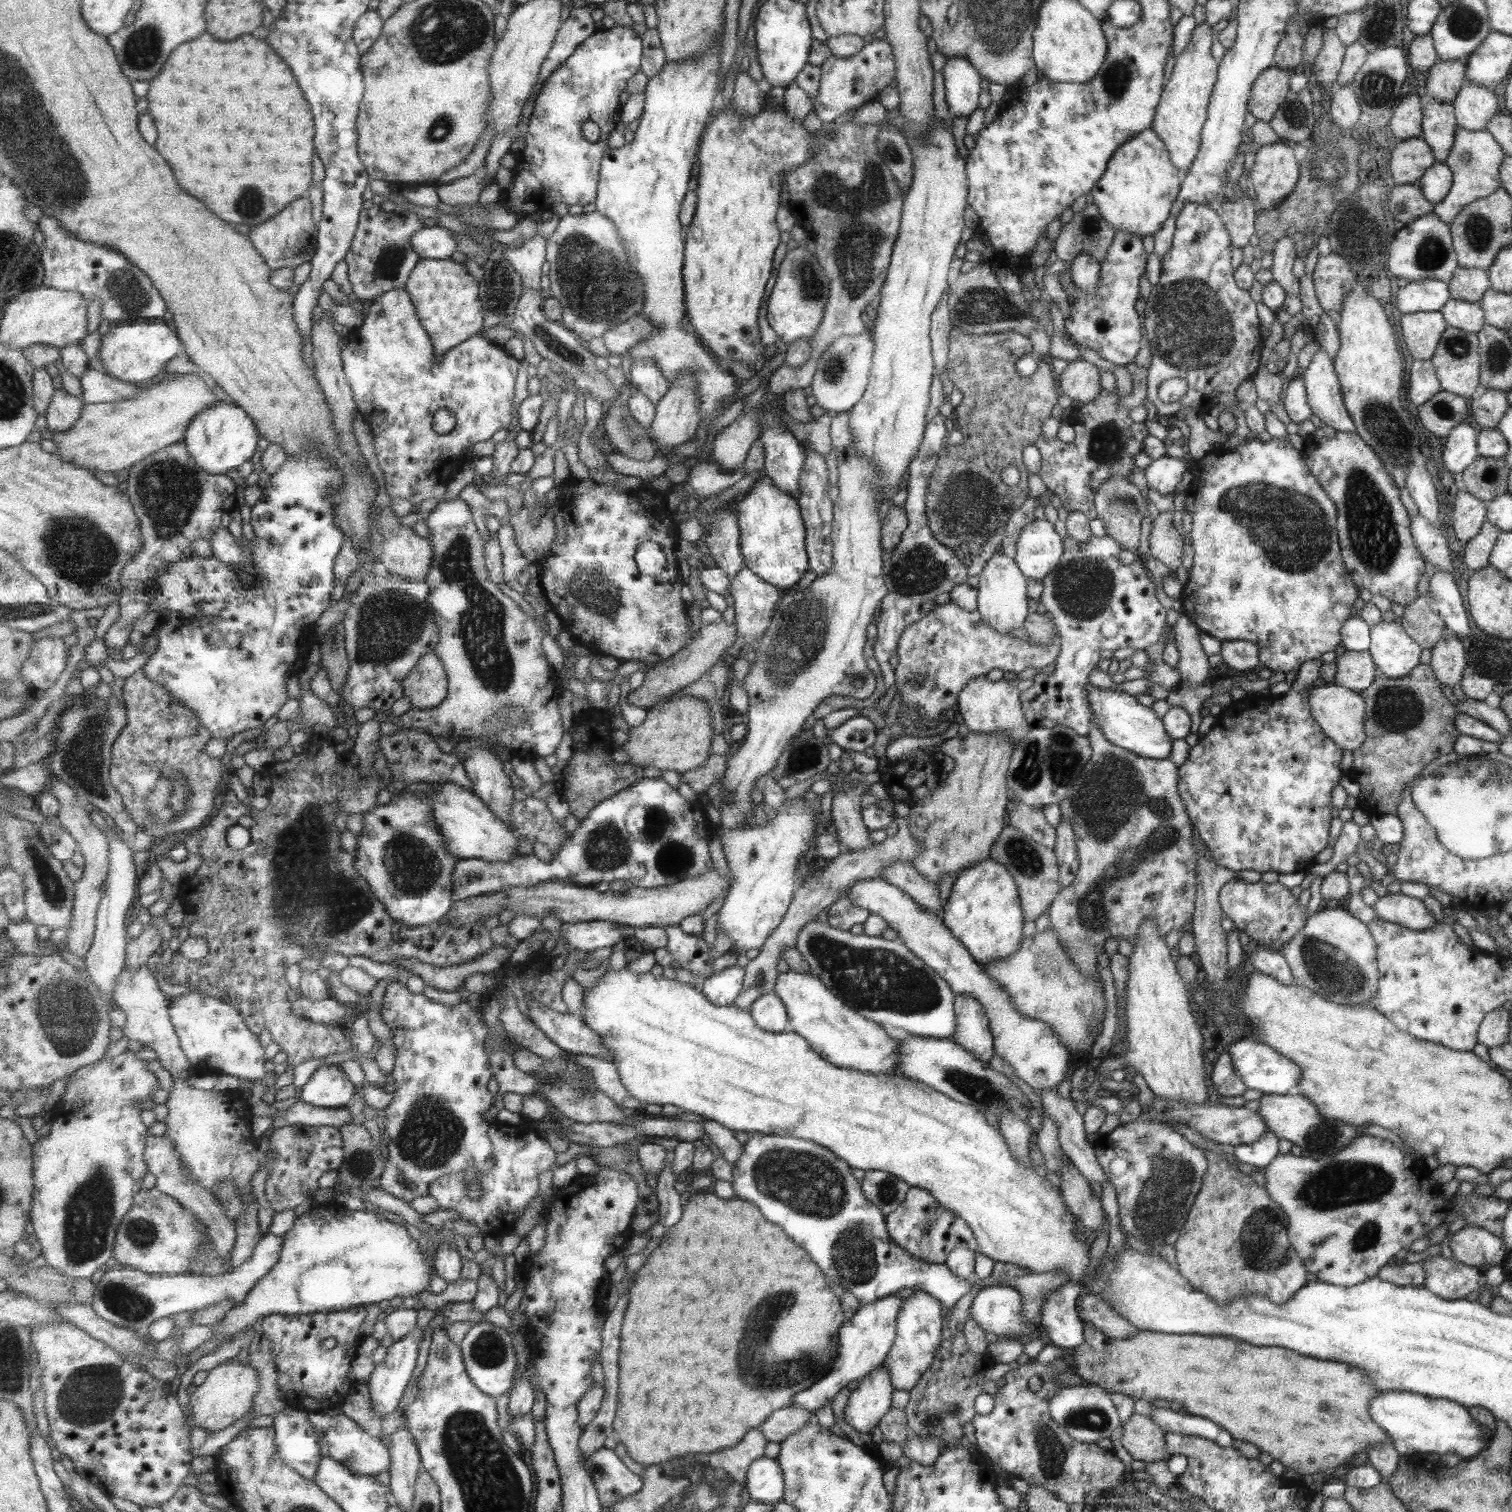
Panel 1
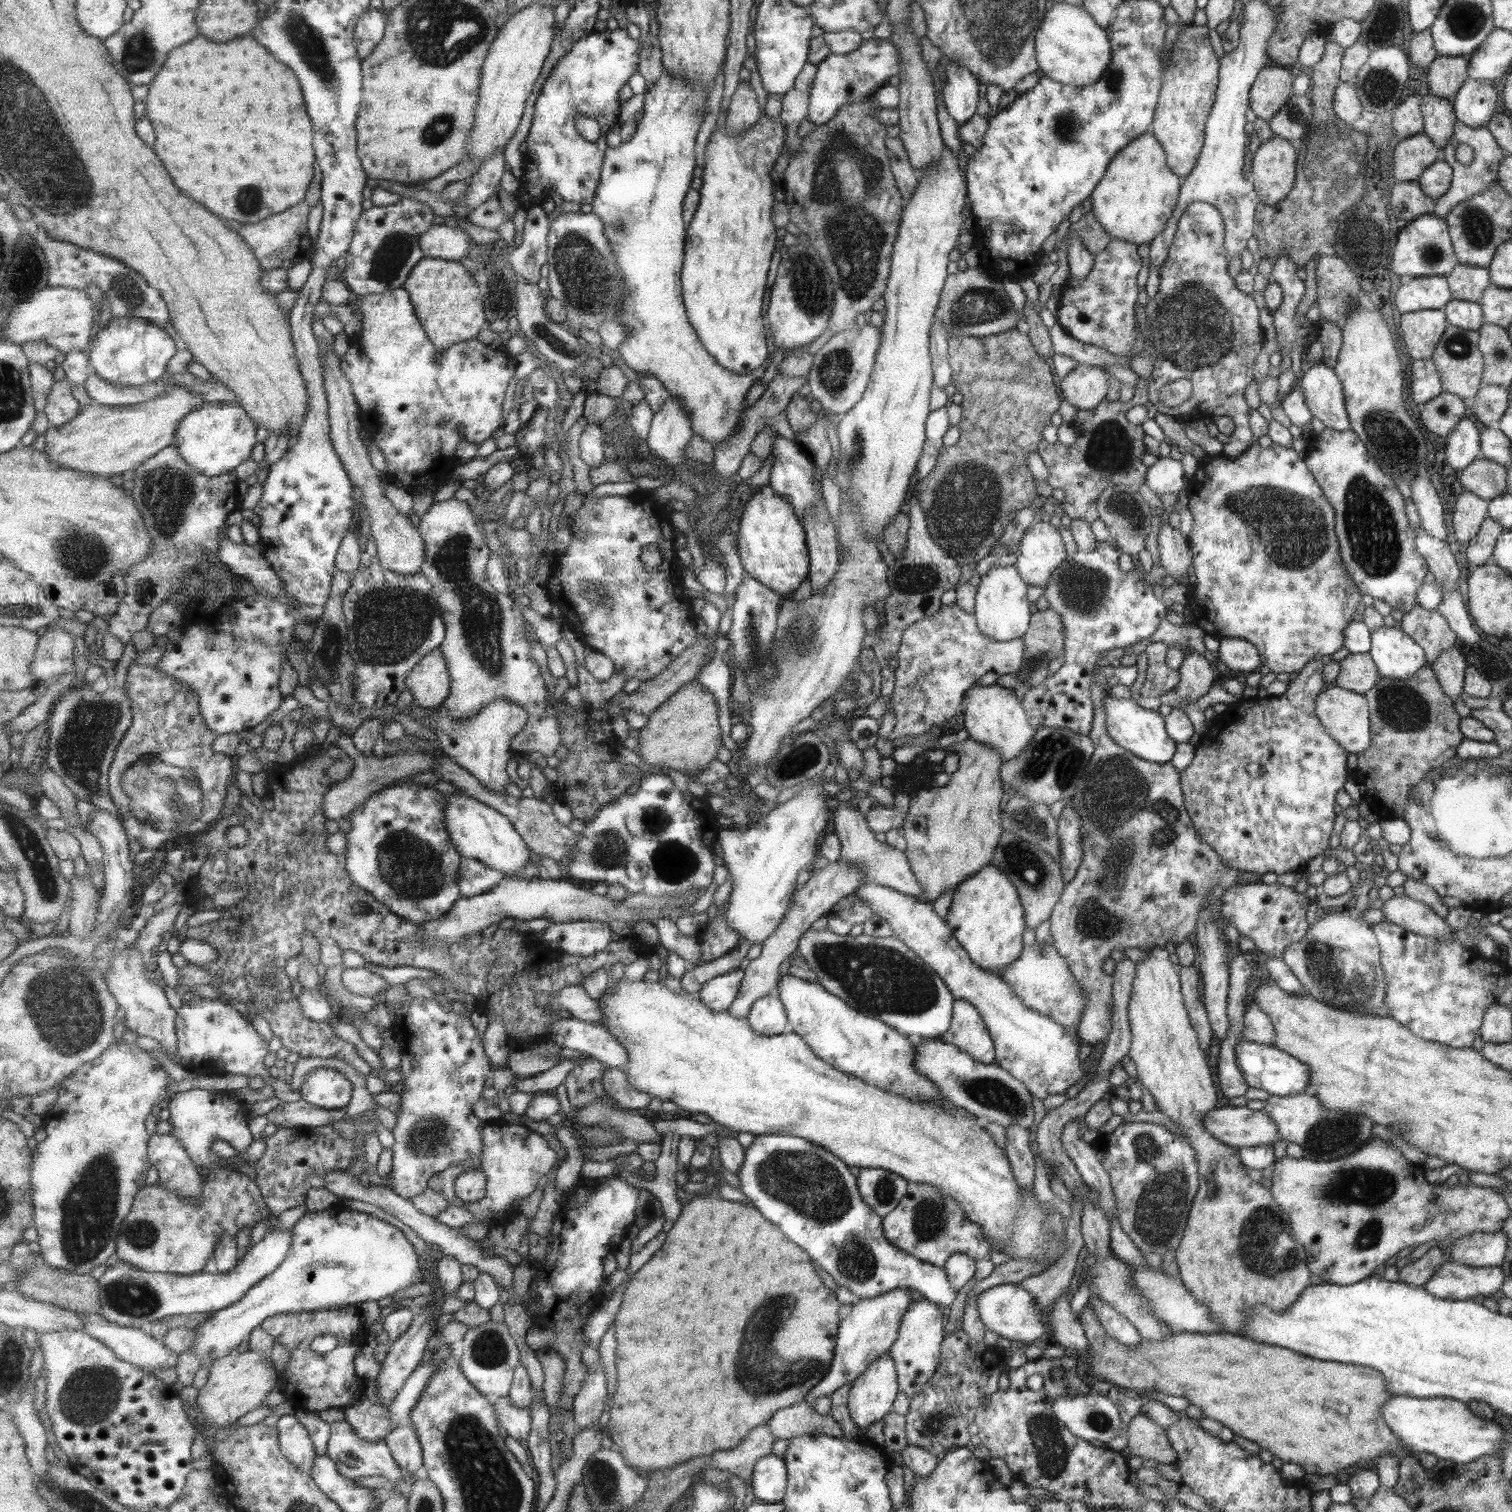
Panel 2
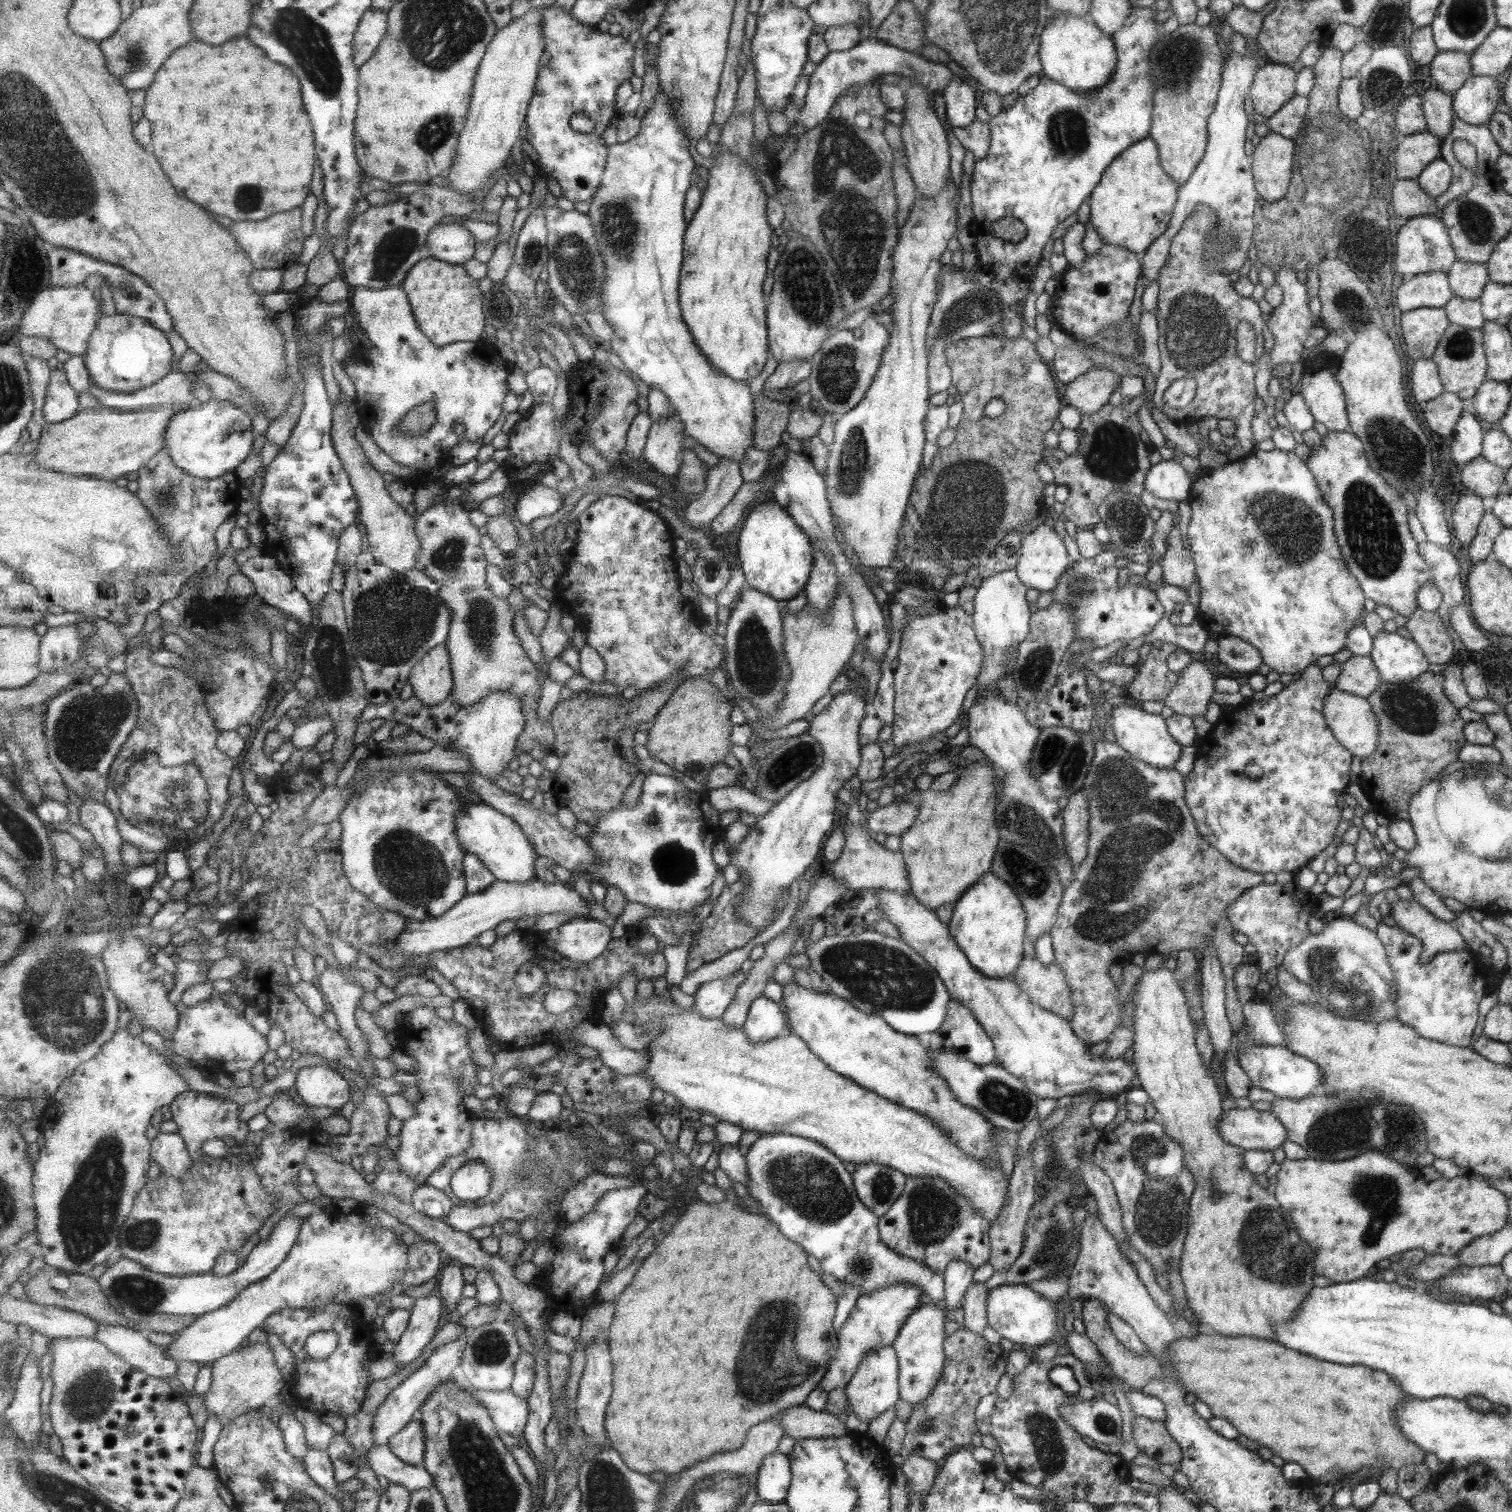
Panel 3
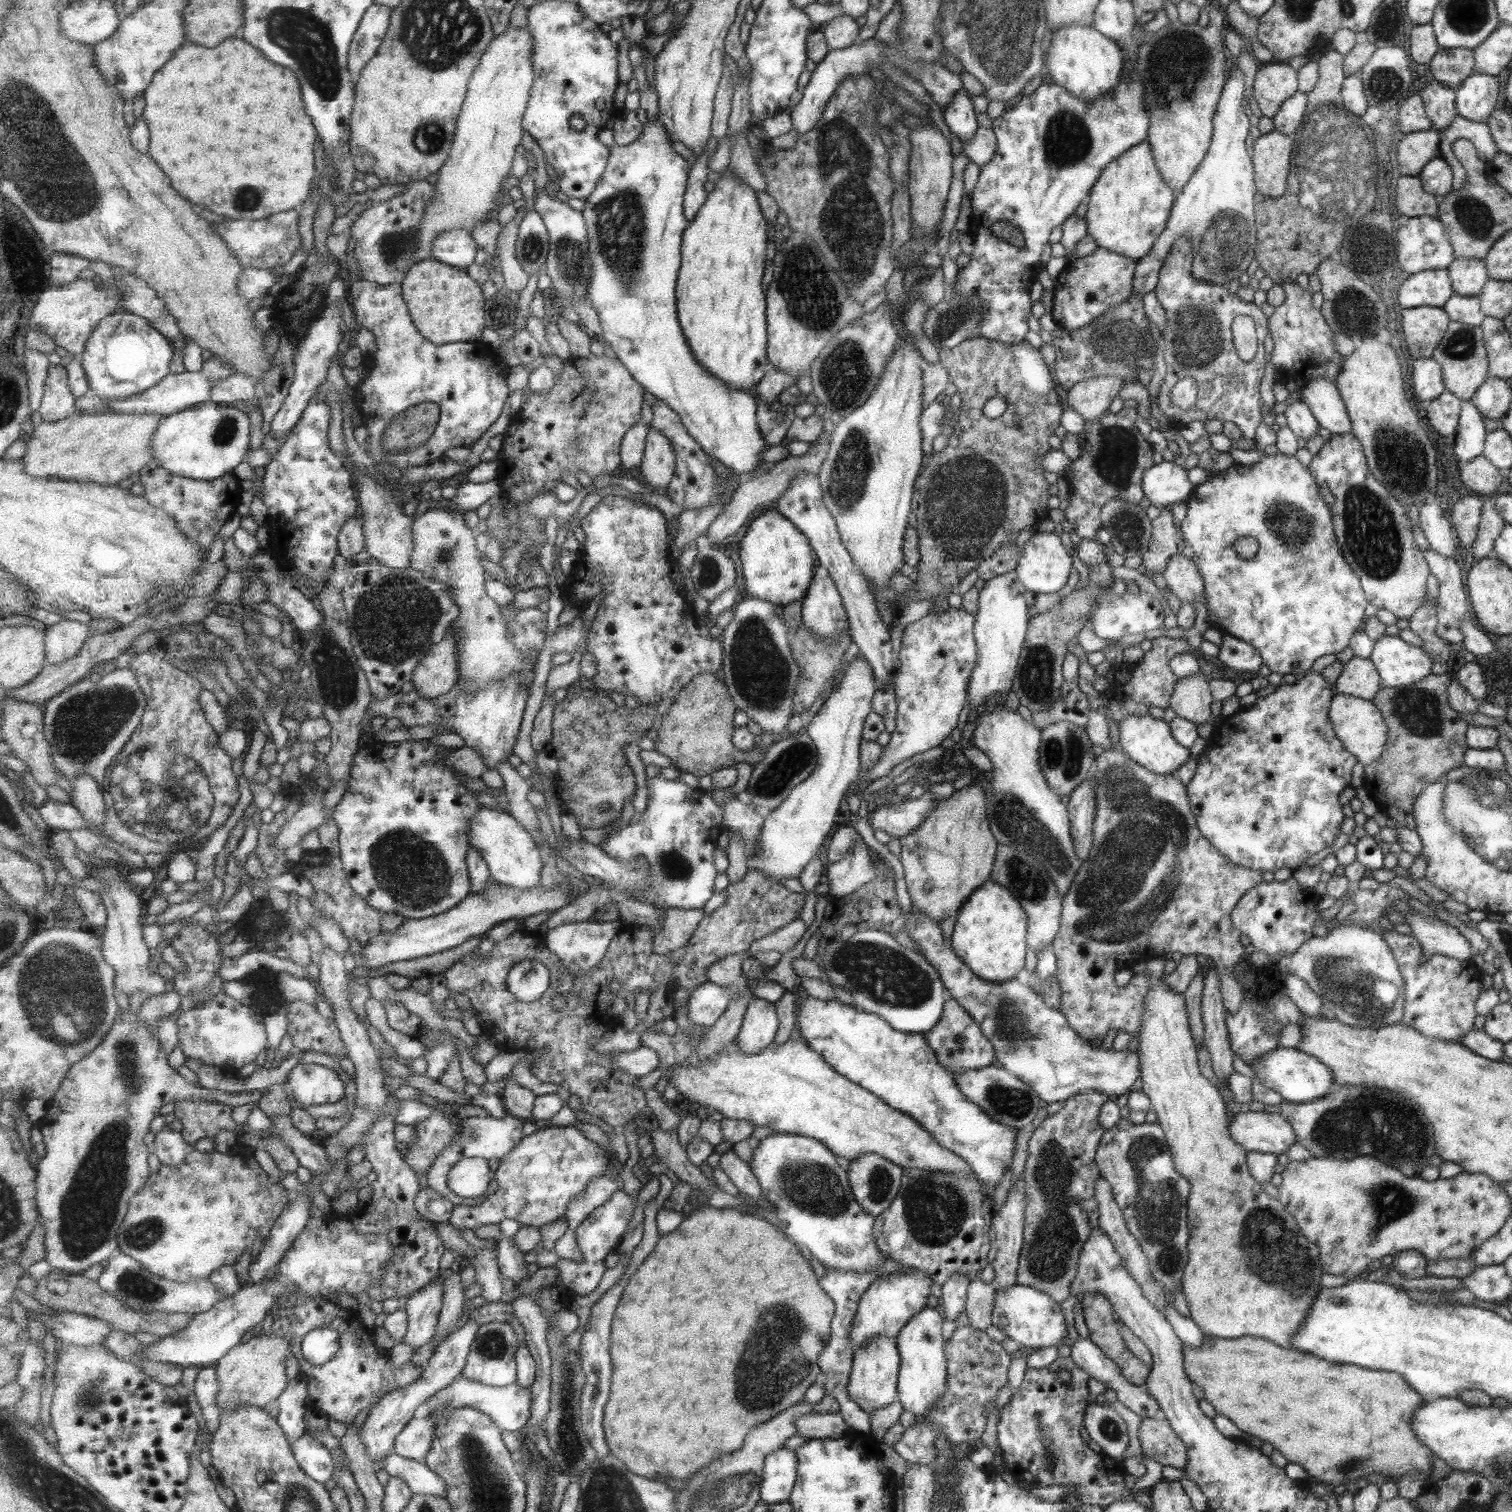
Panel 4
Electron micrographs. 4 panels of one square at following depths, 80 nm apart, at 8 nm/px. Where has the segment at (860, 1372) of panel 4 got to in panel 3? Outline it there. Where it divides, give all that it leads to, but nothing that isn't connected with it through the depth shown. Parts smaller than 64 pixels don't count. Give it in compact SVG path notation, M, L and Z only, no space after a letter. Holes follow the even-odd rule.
M883 1346L871 1352L859 1363L858 1370L844 1387L846 1402L859 1419L869 1424L899 1401L898 1396L898 1356L892 1346Z

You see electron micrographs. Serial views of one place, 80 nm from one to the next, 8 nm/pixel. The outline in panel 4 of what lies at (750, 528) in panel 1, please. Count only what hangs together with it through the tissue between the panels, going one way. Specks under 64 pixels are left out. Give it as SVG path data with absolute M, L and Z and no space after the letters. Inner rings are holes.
M768 510L759 514L747 526L740 543L743 584L746 595L765 599L781 607L800 601L810 586L817 556L809 539L779 512Z

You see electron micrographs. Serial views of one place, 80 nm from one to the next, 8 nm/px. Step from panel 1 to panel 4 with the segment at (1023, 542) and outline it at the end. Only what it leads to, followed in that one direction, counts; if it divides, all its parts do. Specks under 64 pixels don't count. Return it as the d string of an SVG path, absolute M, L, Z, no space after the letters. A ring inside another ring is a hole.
M1035 532L1024 542L1014 573L1027 590L1049 594L1065 584L1071 558L1057 534Z

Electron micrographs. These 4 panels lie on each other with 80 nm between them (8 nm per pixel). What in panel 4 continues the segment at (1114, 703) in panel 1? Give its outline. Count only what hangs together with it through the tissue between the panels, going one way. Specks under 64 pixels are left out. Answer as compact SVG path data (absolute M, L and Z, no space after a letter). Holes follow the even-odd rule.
M1125 715L1117 721L1118 742L1129 758L1143 765L1155 774L1175 774L1176 770L1188 760L1188 748L1180 744L1170 733L1170 725L1163 718L1151 715Z

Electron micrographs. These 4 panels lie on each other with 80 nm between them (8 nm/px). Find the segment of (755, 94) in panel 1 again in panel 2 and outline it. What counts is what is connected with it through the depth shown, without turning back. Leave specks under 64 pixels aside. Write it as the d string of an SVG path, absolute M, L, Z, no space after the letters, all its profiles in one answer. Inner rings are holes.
M741 81L738 91L732 96L727 114L728 133L735 136L743 134L761 115L755 92L749 82Z

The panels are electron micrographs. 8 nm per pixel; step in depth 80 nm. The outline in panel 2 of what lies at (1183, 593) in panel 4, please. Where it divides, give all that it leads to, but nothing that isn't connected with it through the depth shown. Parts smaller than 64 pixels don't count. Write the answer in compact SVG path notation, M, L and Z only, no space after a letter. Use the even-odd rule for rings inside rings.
M1161 519L1157 532L1157 554L1159 563L1166 574L1172 576L1177 582L1185 584L1187 566L1191 562L1187 540L1169 526L1167 519Z

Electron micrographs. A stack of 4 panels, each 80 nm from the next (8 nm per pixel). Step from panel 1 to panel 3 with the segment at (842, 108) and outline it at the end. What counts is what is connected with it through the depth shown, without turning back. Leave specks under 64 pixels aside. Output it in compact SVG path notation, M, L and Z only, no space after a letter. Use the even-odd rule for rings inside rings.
M871 35L860 39L849 50L843 52L829 51L825 58L816 64L816 69L810 76L808 89L796 118L796 123L802 124L806 129L817 126L828 117L831 107L848 88L856 88L856 86L863 86L870 81L878 81L879 77L884 74L897 74L901 77L913 78L913 80L919 79L927 90L936 93L936 98L939 100L942 90L951 82L952 76L945 64L926 61L917 52L909 52L888 45Z

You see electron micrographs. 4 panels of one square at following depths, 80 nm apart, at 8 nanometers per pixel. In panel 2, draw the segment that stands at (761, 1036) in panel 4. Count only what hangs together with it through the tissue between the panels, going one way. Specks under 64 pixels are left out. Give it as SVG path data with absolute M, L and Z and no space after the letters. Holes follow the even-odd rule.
M781 976L774 993L758 998L746 1016L756 1033L773 1036L786 1031L798 1034L823 1062L855 1075L880 1089L899 1093L914 1101L945 1101L936 1086L914 1070L914 1041L882 1020L861 1014L819 983Z

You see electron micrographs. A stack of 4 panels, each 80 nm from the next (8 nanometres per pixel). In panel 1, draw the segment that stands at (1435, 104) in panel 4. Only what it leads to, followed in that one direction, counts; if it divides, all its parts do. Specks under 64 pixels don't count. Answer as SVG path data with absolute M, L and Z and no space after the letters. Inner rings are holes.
M1429 101L1423 106L1422 133L1427 146L1433 151L1435 163L1446 163L1454 144L1457 120L1451 103Z

